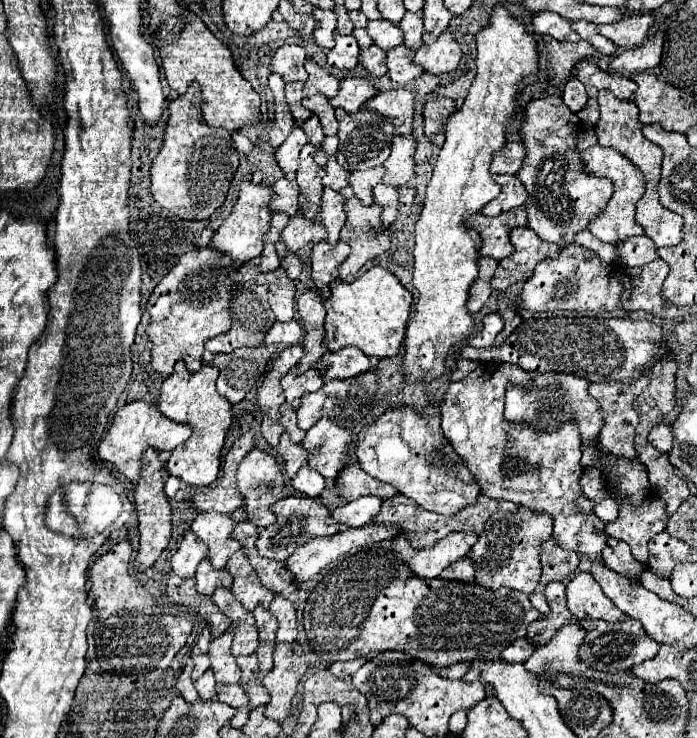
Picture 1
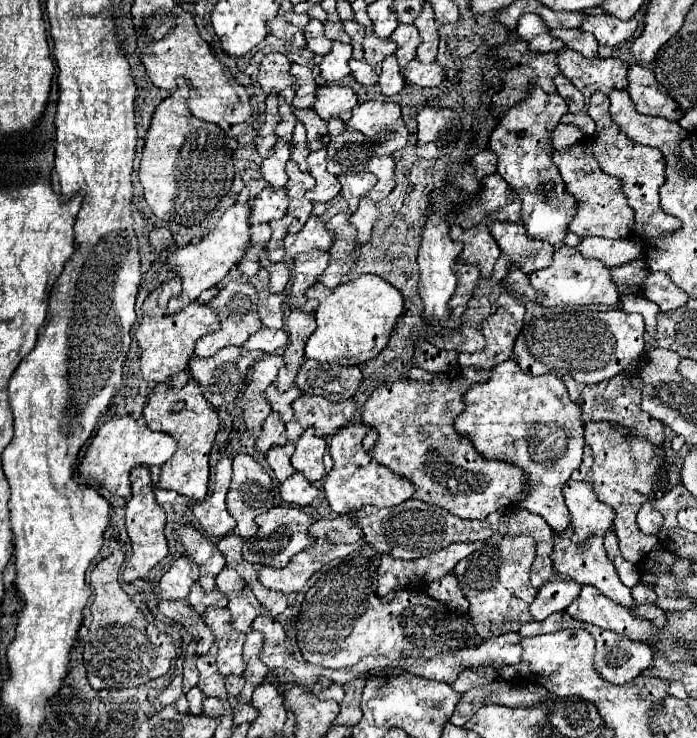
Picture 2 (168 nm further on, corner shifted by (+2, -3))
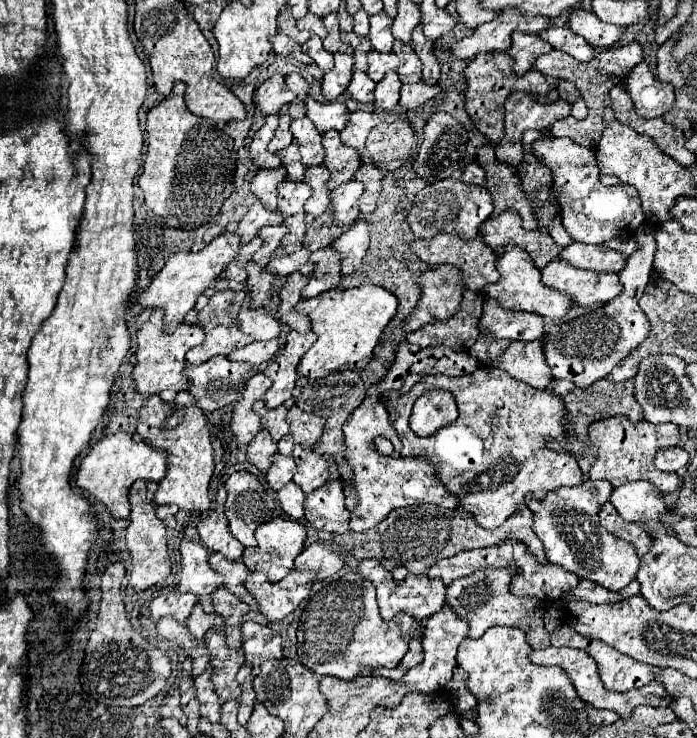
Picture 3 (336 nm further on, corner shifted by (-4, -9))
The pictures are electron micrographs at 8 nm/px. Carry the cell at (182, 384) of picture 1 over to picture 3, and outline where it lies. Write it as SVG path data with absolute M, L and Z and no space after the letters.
M179 392L173 402L163 402L159 396L149 396L145 406L139 412L139 426L137 434L159 448L165 448L169 452L169 470L167 476L159 482L159 490L155 492L157 504L175 504L181 510L209 510L211 498L209 498L209 482L213 474L213 446L211 446L211 434L207 430L207 420L203 410L195 404L195 398L191 392Z

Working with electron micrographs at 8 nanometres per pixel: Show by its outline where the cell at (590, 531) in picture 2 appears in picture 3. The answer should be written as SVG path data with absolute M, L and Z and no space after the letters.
M585 480L573 488L559 488L547 494L543 502L527 502L533 512L533 530L547 550L551 564L565 568L581 580L591 580L611 592L621 592L637 574L639 558L635 546L609 534L597 518L601 506L609 500L613 486L607 480Z

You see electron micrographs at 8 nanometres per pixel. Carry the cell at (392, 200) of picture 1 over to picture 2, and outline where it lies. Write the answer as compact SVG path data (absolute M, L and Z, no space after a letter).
M363 198L357 212L351 214L349 222L355 226L355 230L359 234L359 246L363 246L369 240L373 224L377 222L377 214L379 214L377 204L373 200L369 200L369 198Z

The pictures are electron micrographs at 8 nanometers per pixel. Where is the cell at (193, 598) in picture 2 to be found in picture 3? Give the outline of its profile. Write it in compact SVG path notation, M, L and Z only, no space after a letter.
M195 604L193 610L191 610L191 616L187 618L187 628L191 630L193 636L203 638L209 628L219 626L219 620L217 618L219 618L219 614L215 614L215 612L213 614L207 614L201 604Z

